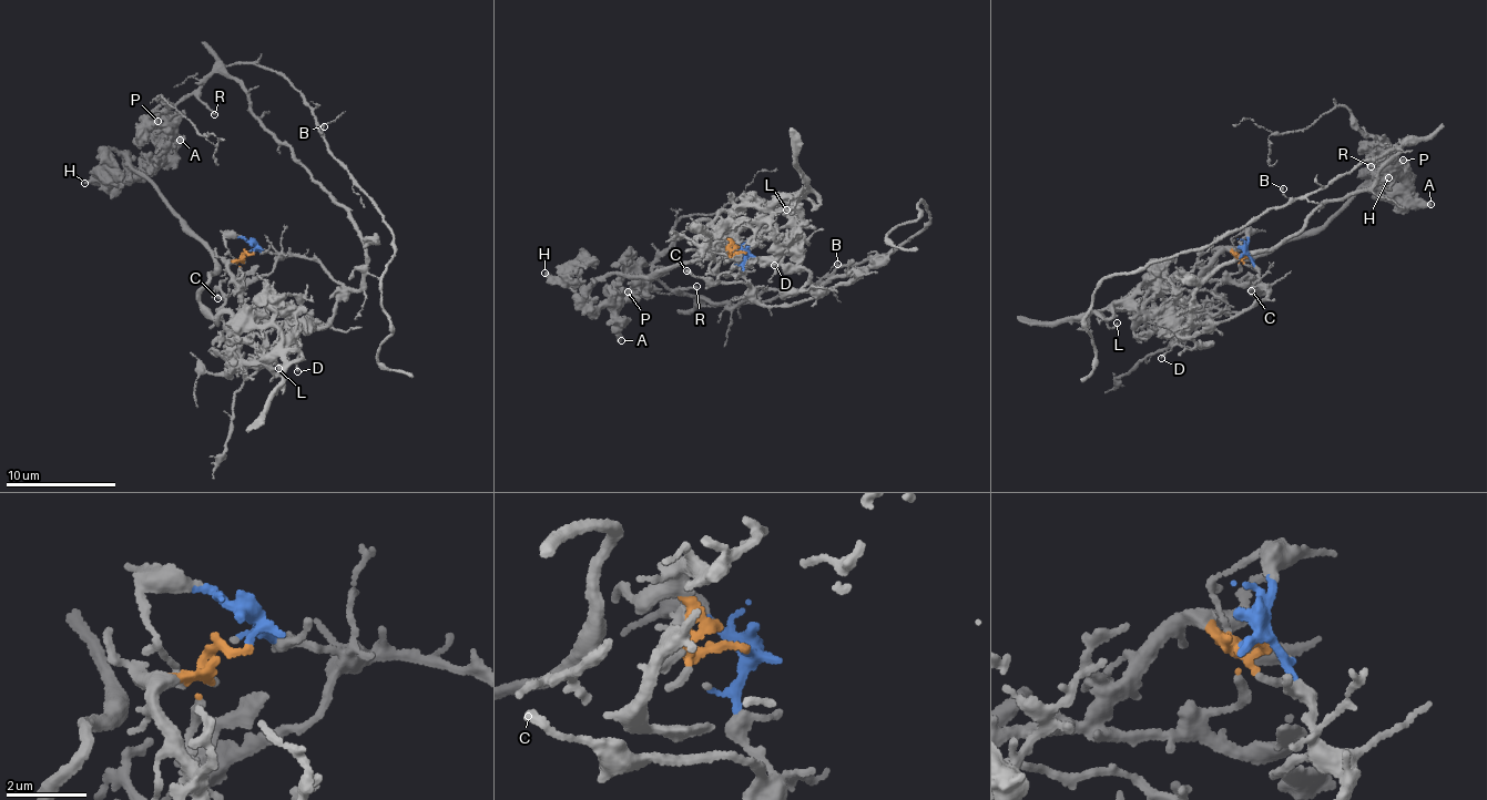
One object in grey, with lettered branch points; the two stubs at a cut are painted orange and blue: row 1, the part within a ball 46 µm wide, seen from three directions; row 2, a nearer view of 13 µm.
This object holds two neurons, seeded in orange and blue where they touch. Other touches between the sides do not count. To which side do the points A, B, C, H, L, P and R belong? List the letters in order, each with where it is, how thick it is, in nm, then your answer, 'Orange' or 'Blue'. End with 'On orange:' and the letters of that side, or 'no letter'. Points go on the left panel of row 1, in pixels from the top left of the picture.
A: Place: (180, 140). Thickness 380 nm. Orange
B: Place: (324, 126). Thickness 100 nm. Blue
C: Place: (217, 298). Thickness 240 nm. Blue
H: Place: (84, 183). Thickness 400 nm. Orange
L: Place: (278, 368). Thickness 150 nm. Orange
P: Place: (158, 121). Thickness 300 nm. Orange
R: Place: (214, 114). Thickness 150 nm. Blue
On orange: A, H, L, P

